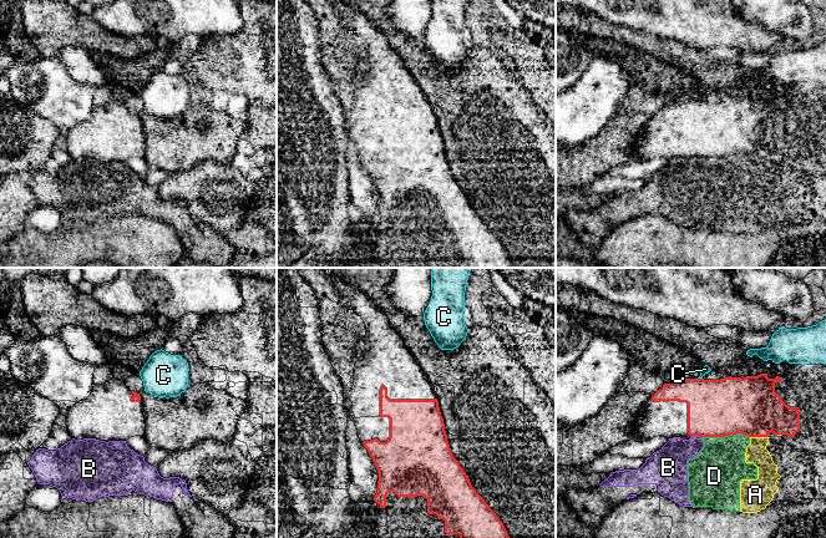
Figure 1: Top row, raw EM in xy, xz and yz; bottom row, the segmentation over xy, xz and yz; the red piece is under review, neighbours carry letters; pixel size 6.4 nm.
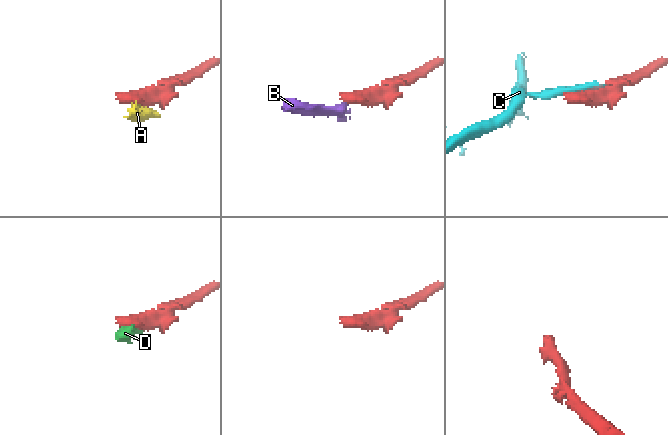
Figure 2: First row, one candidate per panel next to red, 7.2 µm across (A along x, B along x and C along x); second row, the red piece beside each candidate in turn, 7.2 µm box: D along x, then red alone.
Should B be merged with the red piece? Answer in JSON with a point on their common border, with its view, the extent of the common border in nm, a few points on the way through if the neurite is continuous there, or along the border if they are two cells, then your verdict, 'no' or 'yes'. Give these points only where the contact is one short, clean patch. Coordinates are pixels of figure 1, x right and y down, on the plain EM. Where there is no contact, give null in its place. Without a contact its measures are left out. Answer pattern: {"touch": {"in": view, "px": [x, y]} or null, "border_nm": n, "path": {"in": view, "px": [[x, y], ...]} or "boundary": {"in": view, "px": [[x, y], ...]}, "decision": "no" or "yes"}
{"touch": {"in": "yz", "px": [695, 156]}, "border_nm": 70, "boundary": {"in": "yz", "px": [[690, 156], [700, 158]]}, "decision": "no"}

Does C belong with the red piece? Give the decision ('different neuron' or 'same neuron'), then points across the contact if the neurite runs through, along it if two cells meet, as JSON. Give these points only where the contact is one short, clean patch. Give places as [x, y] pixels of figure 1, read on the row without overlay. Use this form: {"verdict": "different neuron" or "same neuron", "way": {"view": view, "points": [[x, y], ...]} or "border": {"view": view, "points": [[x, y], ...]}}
{"verdict": "different neuron"}

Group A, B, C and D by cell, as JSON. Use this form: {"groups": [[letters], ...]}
{"groups": [["A", "B", "D"], ["C"]]}

